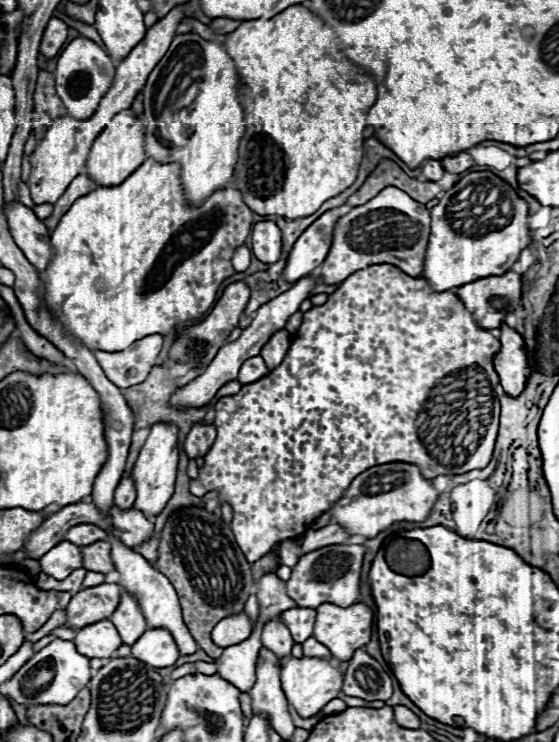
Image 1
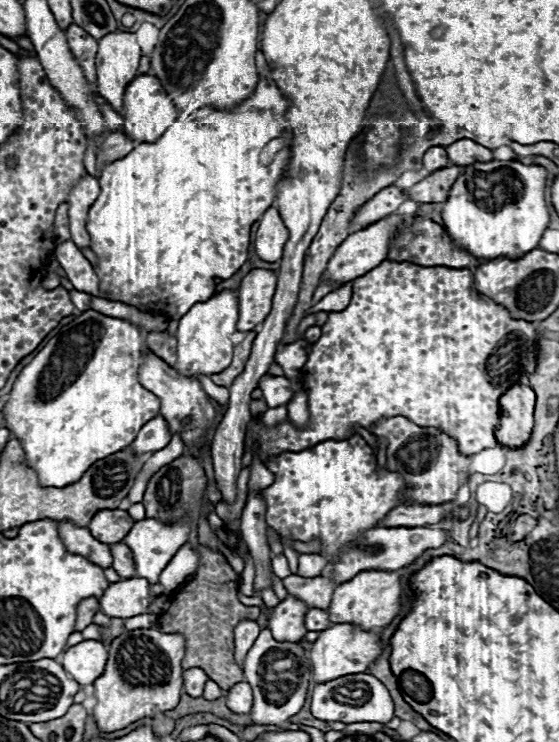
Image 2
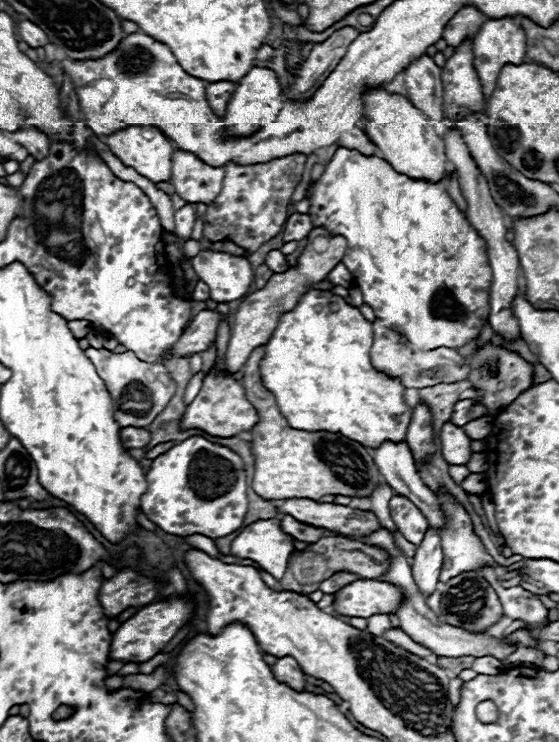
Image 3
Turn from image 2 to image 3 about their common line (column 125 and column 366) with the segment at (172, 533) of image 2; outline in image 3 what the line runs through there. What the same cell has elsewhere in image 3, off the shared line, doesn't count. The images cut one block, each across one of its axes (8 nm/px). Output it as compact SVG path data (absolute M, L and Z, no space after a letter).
M386 528L376 530L376 532L370 534L368 538L362 538L362 542L372 544L372 546L382 546L382 548L386 548L386 550L394 556L392 568L390 568L390 572L386 574L386 578L382 578L382 580L392 582L392 584L404 588L408 600L406 600L406 604L398 610L398 618L400 618L400 628L402 628L414 642L418 642L418 644L430 648L430 650L432 650L434 654L438 654L438 656L452 656L452 658L458 658L458 656L476 656L476 658L478 658L478 656L494 656L494 658L498 658L498 660L504 660L504 658L510 656L514 650L518 650L516 644L506 644L504 640L494 638L494 636L490 636L488 632L468 632L468 630L450 626L450 624L446 624L446 622L440 622L438 616L426 606L424 596L418 592L418 588L416 588L416 584L414 584L414 578L412 578L412 572L410 572L410 564L406 562L406 556L404 556L400 550L394 548L392 534L390 534Z

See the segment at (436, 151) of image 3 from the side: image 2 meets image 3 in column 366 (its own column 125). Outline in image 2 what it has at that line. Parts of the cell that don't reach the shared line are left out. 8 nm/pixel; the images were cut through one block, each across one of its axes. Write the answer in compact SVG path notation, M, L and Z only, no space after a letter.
M138 76L134 78L124 94L124 126L120 128L122 134L126 134L130 140L142 144L142 142L156 142L170 124L178 118L178 112L174 104L170 102L168 94L162 90L160 82L154 76Z

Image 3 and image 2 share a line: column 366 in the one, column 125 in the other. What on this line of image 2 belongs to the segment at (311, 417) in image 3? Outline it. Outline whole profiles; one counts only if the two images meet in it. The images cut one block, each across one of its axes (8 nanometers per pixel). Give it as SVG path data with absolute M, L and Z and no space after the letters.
M86 310L72 324L66 324L18 374L12 392L4 404L6 428L20 440L26 456L26 466L38 476L40 486L64 488L82 478L82 474L98 460L124 450L138 430L152 420L158 410L158 398L140 386L136 378L142 352L146 350L146 334L134 324L104 316L96 310Z

